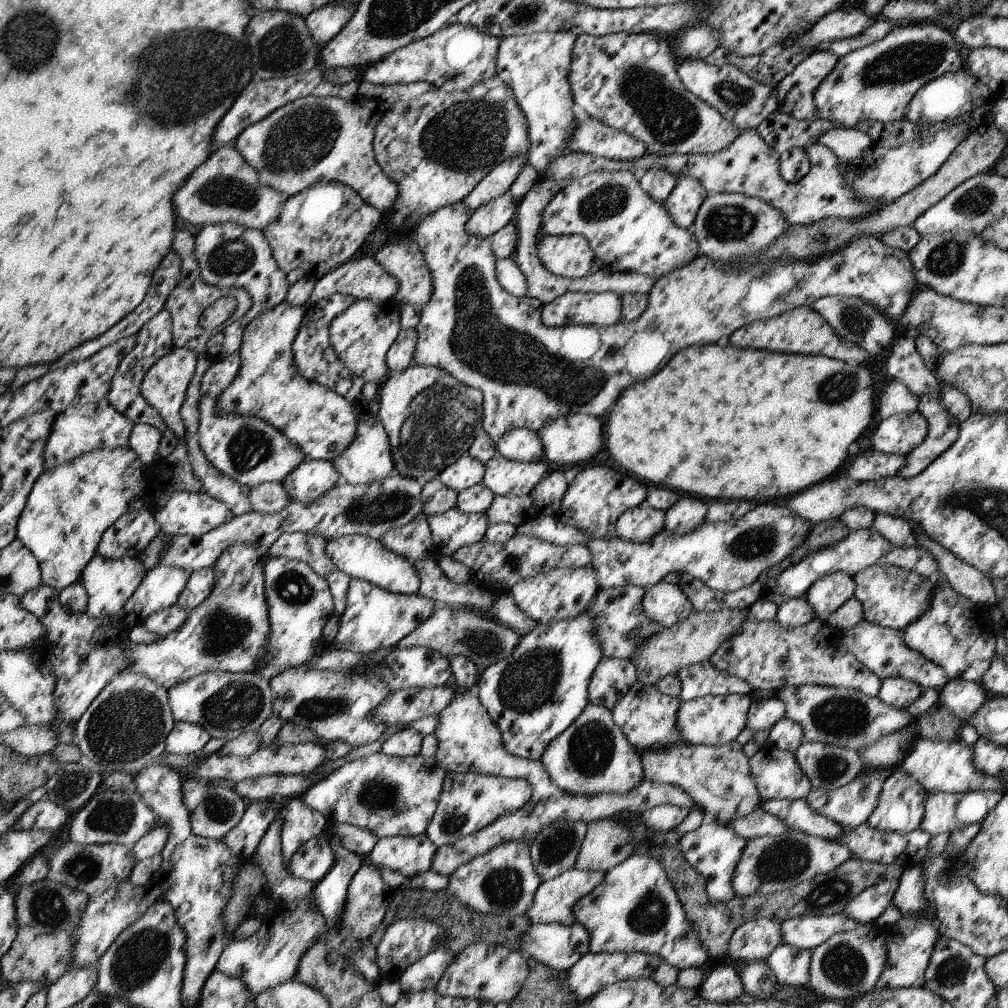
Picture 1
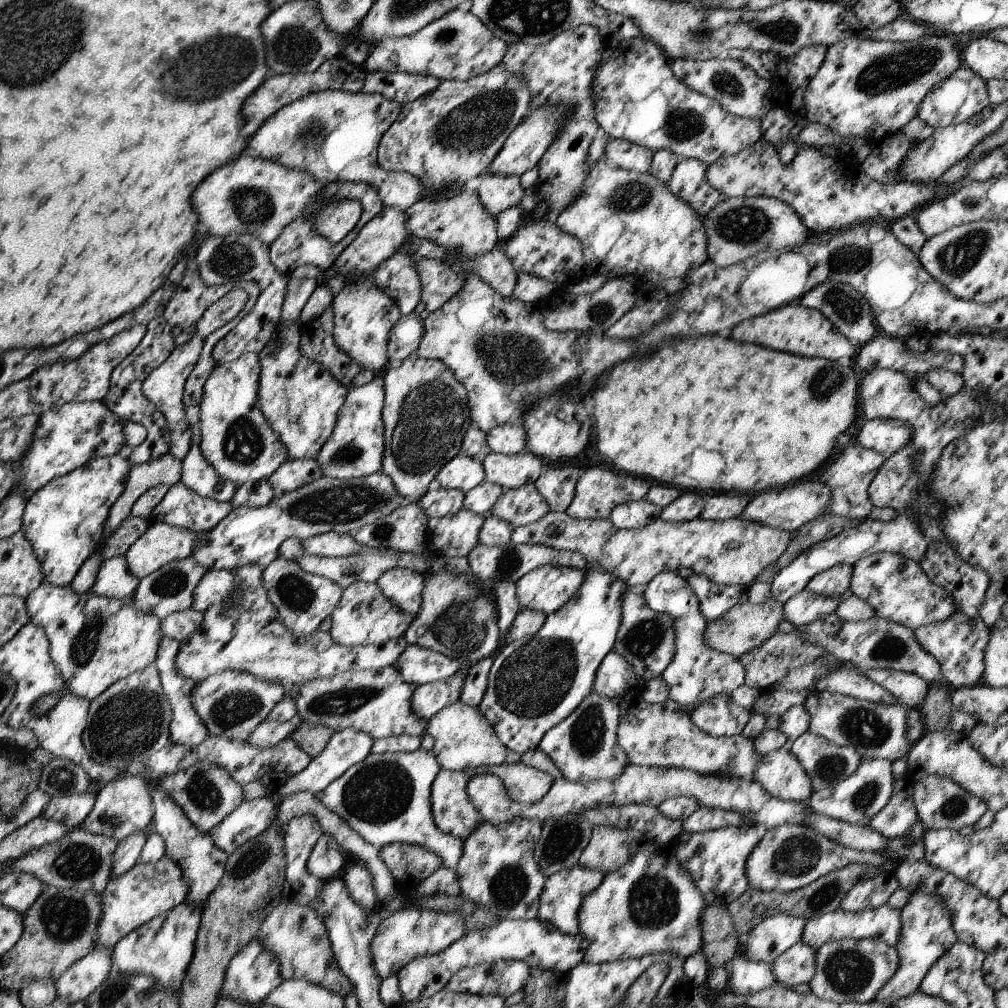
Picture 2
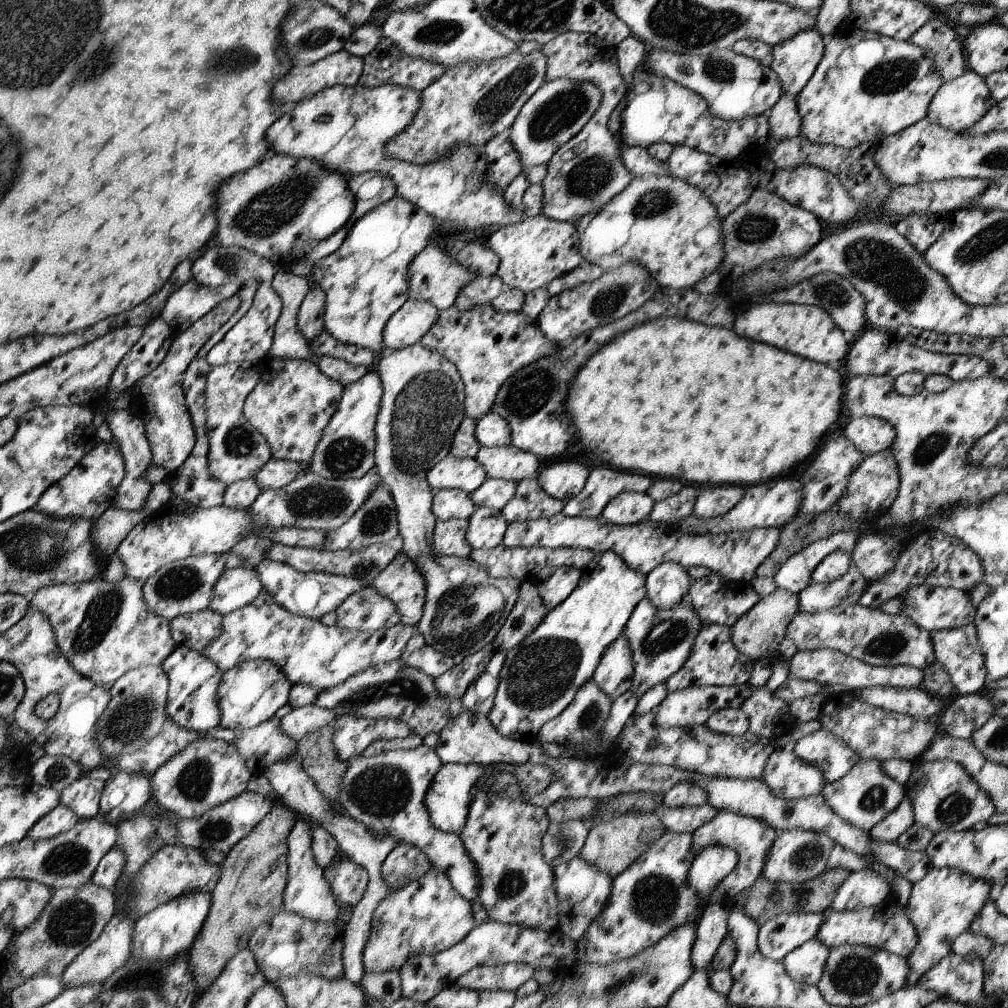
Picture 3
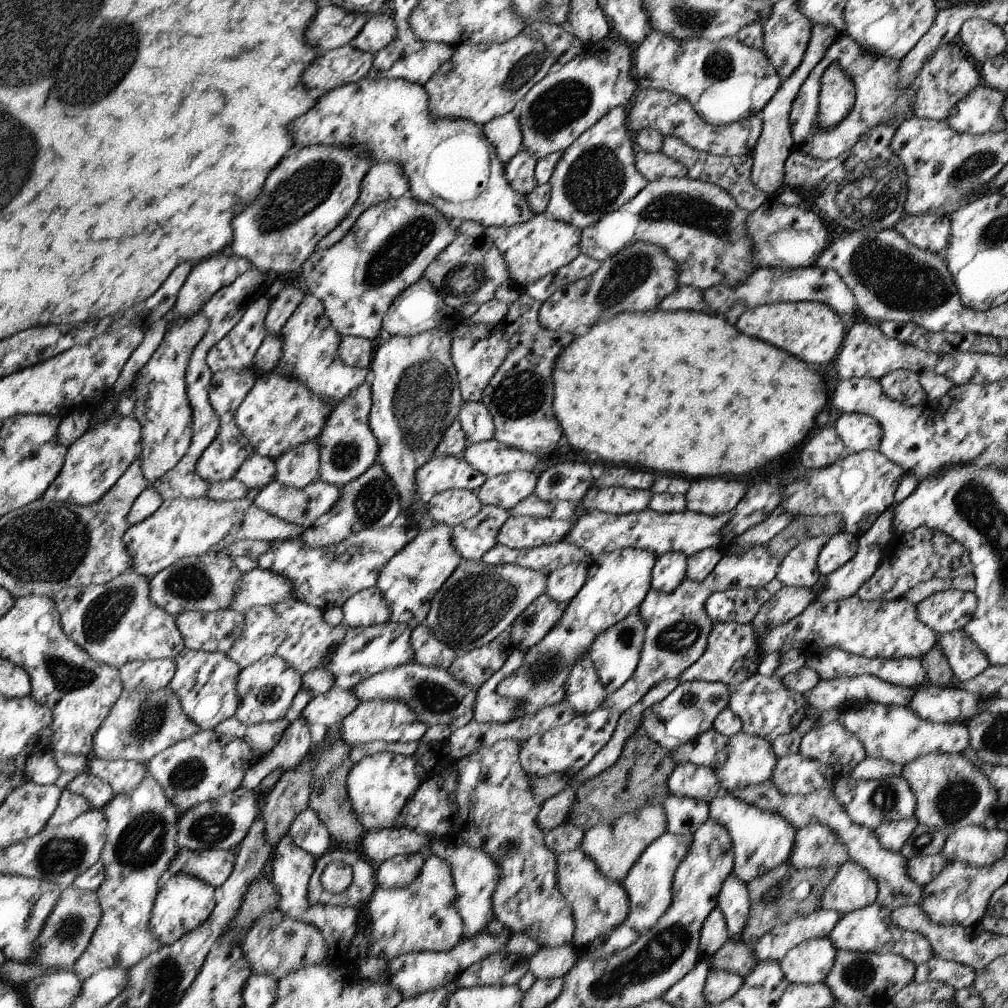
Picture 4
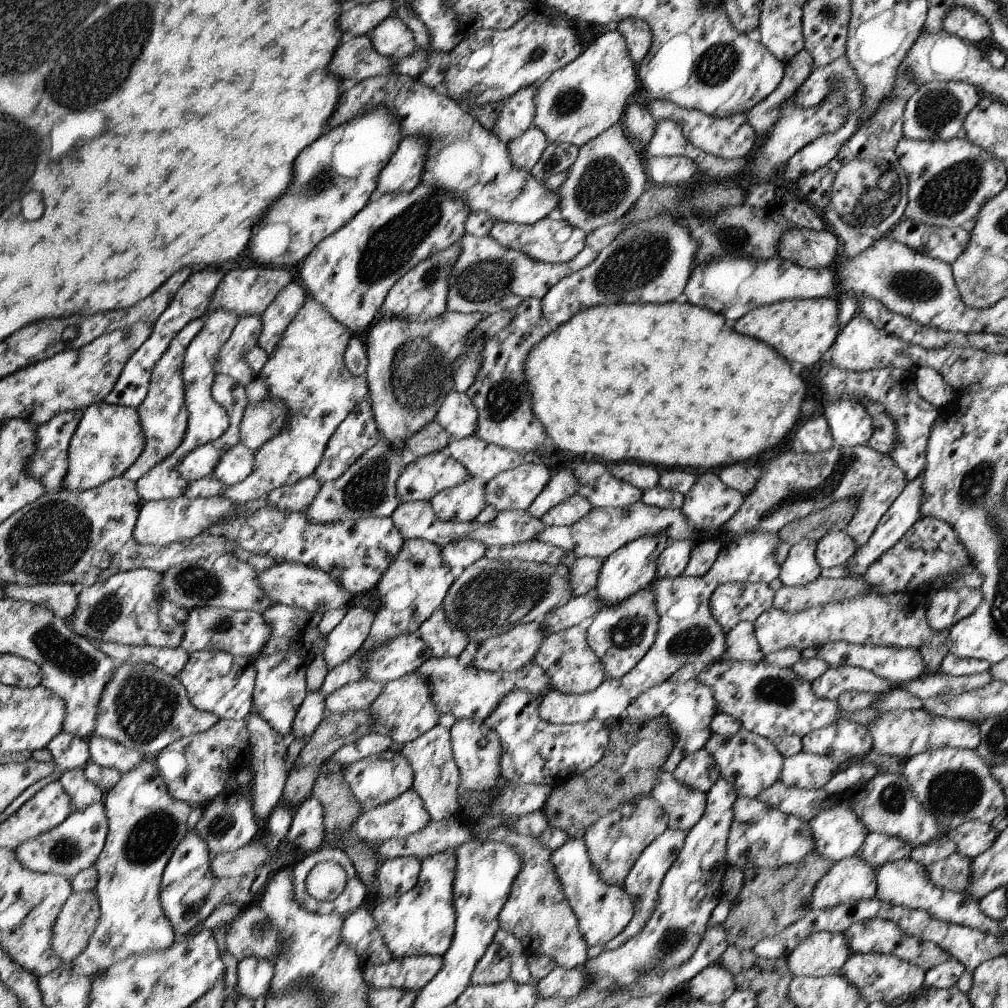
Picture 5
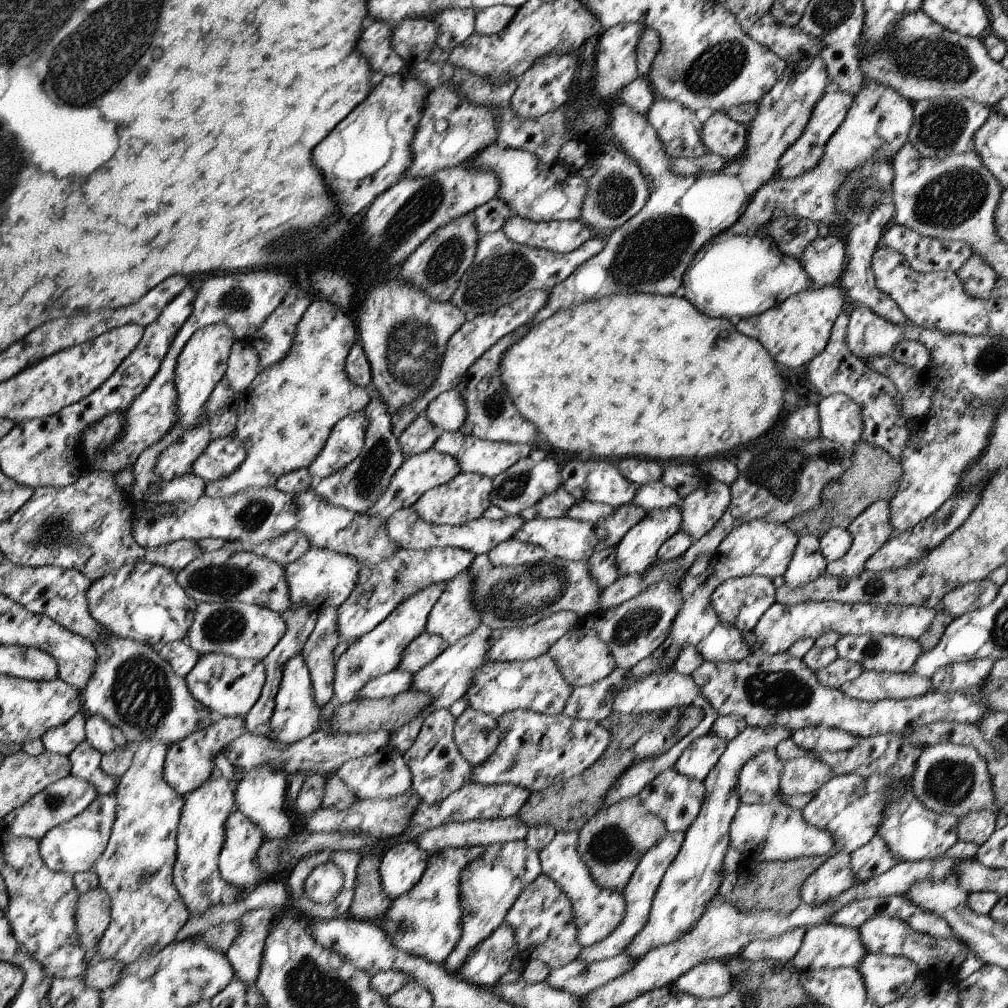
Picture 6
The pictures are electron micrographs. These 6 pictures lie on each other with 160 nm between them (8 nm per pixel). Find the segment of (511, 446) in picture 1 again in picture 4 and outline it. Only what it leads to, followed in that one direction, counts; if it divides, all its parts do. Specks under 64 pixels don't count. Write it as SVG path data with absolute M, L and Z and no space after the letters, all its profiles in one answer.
M464 401L455 420L460 422L467 445L494 439L495 422L492 420L490 410L481 401Z

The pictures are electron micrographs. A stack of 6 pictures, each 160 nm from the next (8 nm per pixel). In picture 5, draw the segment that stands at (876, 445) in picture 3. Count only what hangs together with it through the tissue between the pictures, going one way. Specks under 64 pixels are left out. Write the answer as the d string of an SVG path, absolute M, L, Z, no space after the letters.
M836 398L828 404L824 418L830 427L833 447L853 448L869 445L873 423L864 404L854 398Z

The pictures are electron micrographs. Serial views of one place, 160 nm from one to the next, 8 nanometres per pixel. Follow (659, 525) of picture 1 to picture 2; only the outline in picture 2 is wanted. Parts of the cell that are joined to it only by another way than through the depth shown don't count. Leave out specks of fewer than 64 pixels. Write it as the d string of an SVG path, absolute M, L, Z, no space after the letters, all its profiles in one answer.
M646 498L619 504L612 509L609 521L619 529L641 529L659 518L662 507Z

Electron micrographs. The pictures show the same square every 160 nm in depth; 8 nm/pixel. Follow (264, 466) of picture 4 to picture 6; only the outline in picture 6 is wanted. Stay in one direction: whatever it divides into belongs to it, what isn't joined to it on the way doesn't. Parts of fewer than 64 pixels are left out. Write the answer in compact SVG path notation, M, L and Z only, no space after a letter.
M235 434L213 440L205 452L192 465L192 473L207 482L226 479L232 475L248 456L248 448Z

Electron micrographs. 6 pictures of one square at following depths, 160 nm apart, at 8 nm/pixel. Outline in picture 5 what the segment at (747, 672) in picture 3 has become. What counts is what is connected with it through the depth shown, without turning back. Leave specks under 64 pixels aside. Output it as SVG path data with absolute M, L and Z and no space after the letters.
M740 621L725 631L726 650L718 661L760 662L765 655L760 650L752 621Z

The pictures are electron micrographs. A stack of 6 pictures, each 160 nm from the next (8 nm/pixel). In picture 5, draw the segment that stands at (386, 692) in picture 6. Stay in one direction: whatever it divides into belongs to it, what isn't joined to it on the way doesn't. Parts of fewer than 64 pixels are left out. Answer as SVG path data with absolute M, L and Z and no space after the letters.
M358 679L329 693L325 700L326 716L349 711L366 711L382 692L384 683Z

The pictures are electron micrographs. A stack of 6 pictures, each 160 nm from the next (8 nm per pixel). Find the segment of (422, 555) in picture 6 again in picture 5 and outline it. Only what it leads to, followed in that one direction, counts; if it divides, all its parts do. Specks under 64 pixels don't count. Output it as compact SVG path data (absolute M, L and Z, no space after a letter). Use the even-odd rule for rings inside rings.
M460 539L442 547L445 563L449 564L456 575L486 556L488 551L487 546L476 539ZM380 594L375 597L372 609L356 605L353 600L346 605L347 615L339 627L328 635L327 648L322 654L329 672L346 663L363 646L380 605Z

